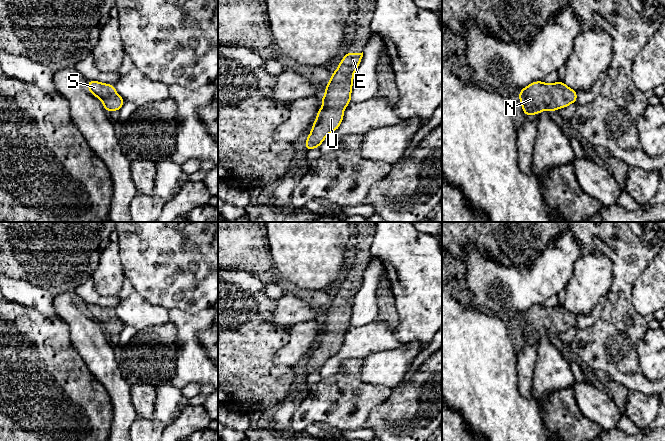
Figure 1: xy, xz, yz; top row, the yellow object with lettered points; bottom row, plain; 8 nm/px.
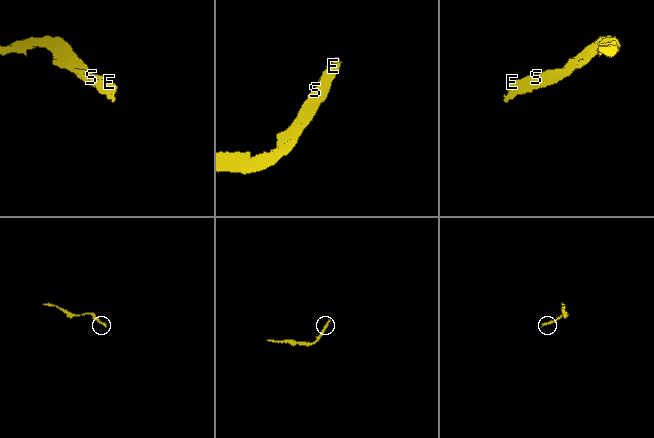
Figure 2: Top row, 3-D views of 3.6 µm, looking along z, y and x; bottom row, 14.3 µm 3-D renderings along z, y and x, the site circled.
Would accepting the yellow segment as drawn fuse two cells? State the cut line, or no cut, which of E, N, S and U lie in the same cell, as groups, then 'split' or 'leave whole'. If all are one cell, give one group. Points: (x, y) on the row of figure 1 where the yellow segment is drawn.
no cut; E N S U; leave whole

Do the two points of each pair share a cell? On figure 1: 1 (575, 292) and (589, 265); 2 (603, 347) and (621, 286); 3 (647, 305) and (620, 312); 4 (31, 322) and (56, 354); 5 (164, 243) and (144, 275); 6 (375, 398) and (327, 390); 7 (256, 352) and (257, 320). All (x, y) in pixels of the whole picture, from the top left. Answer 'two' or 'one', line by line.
1: one
2: one
3: two
4: one
5: one
6: one
7: one

